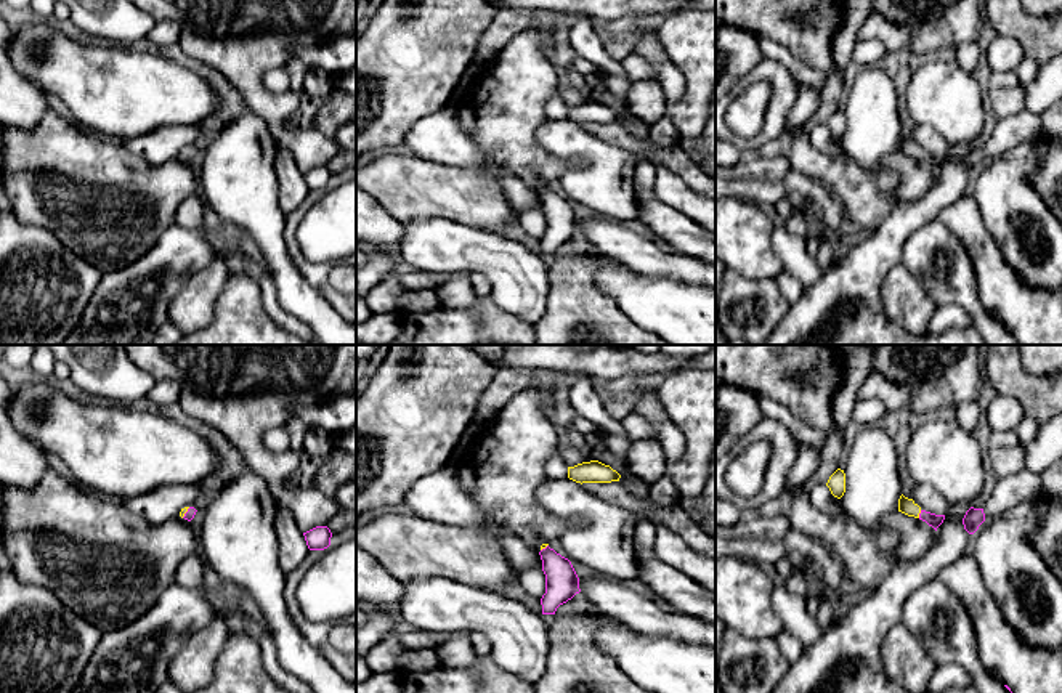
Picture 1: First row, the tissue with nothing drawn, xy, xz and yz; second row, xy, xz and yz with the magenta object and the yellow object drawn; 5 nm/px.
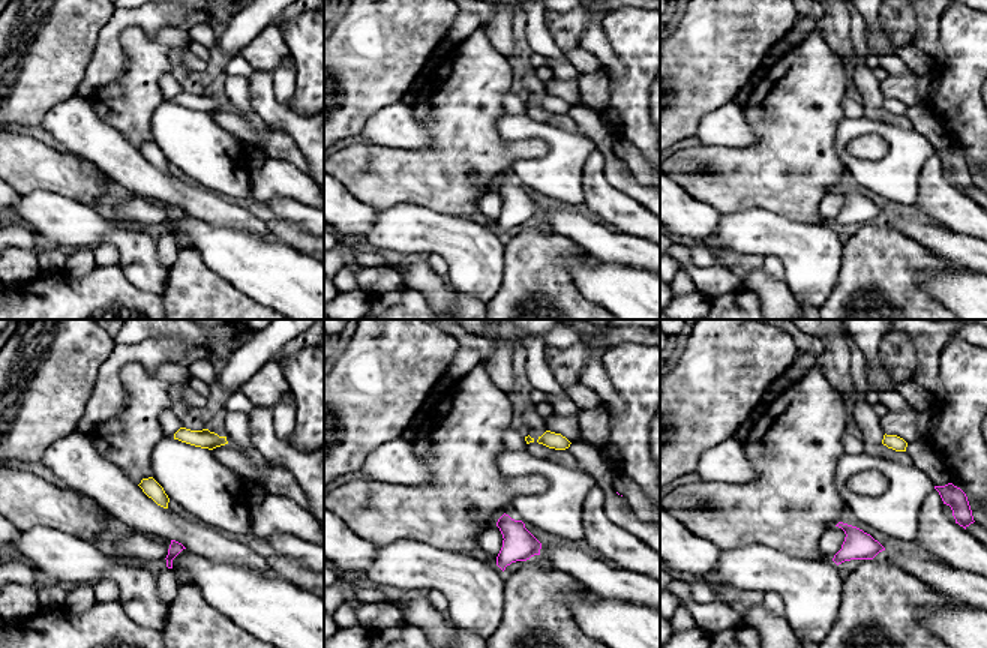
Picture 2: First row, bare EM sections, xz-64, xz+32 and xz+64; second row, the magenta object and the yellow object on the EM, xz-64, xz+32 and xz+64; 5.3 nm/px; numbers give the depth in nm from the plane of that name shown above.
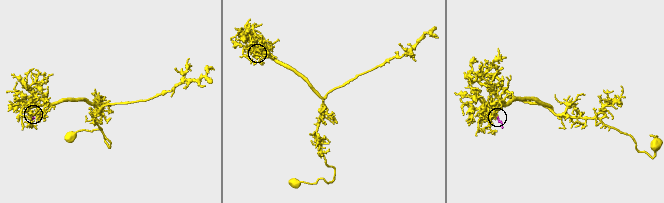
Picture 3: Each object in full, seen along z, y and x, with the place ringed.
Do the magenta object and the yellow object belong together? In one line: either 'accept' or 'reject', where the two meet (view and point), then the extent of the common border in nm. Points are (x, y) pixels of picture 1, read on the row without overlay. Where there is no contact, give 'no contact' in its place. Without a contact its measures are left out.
accept; meets magenta in yz at (920, 154); contact 40 nm long

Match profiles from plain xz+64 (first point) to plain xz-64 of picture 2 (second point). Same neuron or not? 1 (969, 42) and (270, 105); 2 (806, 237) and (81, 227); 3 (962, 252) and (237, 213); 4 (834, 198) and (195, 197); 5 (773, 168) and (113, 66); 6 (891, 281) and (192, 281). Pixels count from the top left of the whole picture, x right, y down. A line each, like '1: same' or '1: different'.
1: different
2: same
3: same
4: different
5: different
6: same

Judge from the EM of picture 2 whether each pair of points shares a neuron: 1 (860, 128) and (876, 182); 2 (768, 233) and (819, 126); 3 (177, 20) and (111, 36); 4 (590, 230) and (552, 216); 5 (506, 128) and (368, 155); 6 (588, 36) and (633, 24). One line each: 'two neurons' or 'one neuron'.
1: one neuron
2: two neurons
3: one neuron
4: one neuron
5: two neurons
6: two neurons

